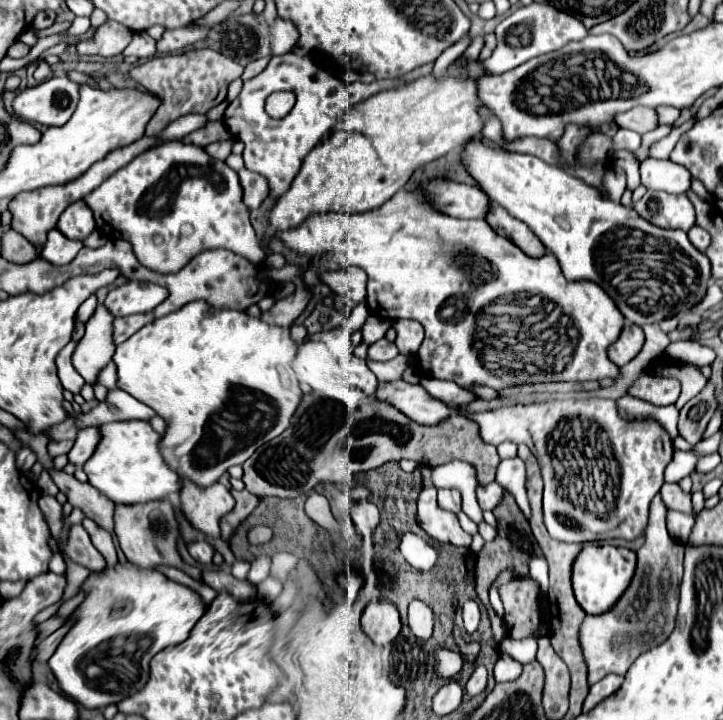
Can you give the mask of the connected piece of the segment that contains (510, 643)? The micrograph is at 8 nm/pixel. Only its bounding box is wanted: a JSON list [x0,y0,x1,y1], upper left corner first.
[500,636,536,664]

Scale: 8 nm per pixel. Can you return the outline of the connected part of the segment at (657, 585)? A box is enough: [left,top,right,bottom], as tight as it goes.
[578,494,684,684]

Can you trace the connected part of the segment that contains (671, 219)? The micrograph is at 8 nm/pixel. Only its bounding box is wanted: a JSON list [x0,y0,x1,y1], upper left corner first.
[632,192,694,232]

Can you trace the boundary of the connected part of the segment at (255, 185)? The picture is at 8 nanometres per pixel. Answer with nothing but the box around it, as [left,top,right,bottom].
[238,168,268,210]

